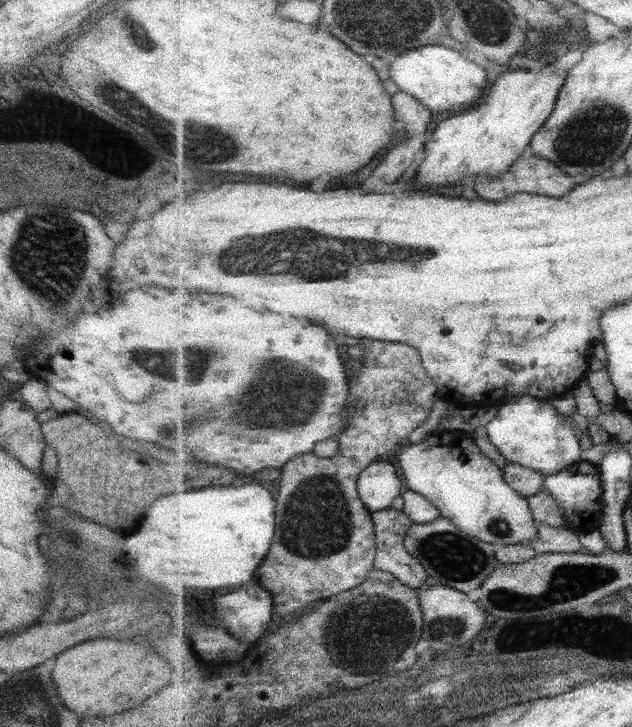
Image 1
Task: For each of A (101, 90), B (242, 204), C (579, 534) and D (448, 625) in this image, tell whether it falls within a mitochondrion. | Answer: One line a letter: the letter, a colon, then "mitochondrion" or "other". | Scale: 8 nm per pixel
A: mitochondrion
B: other
C: other
D: mitochondrion

